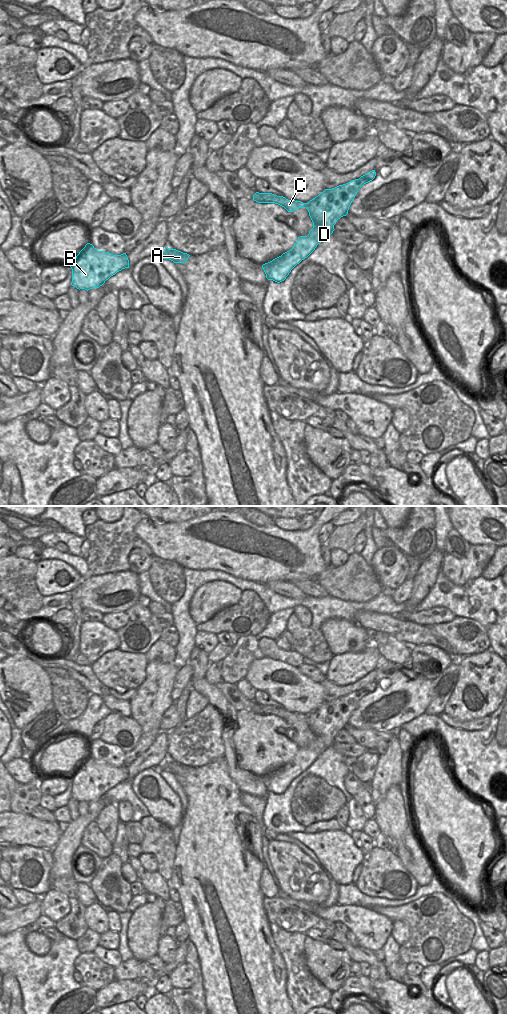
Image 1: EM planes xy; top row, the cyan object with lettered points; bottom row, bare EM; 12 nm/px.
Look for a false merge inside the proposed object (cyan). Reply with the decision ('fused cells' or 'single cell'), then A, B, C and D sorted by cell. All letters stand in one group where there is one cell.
fused cells; A B D / C

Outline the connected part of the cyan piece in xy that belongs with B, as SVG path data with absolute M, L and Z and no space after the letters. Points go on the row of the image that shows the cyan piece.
M87 243L70 264L72 269L71 285L77 289L90 290L99 288L106 280L122 269L129 268L126 253L113 255L98 251Z

